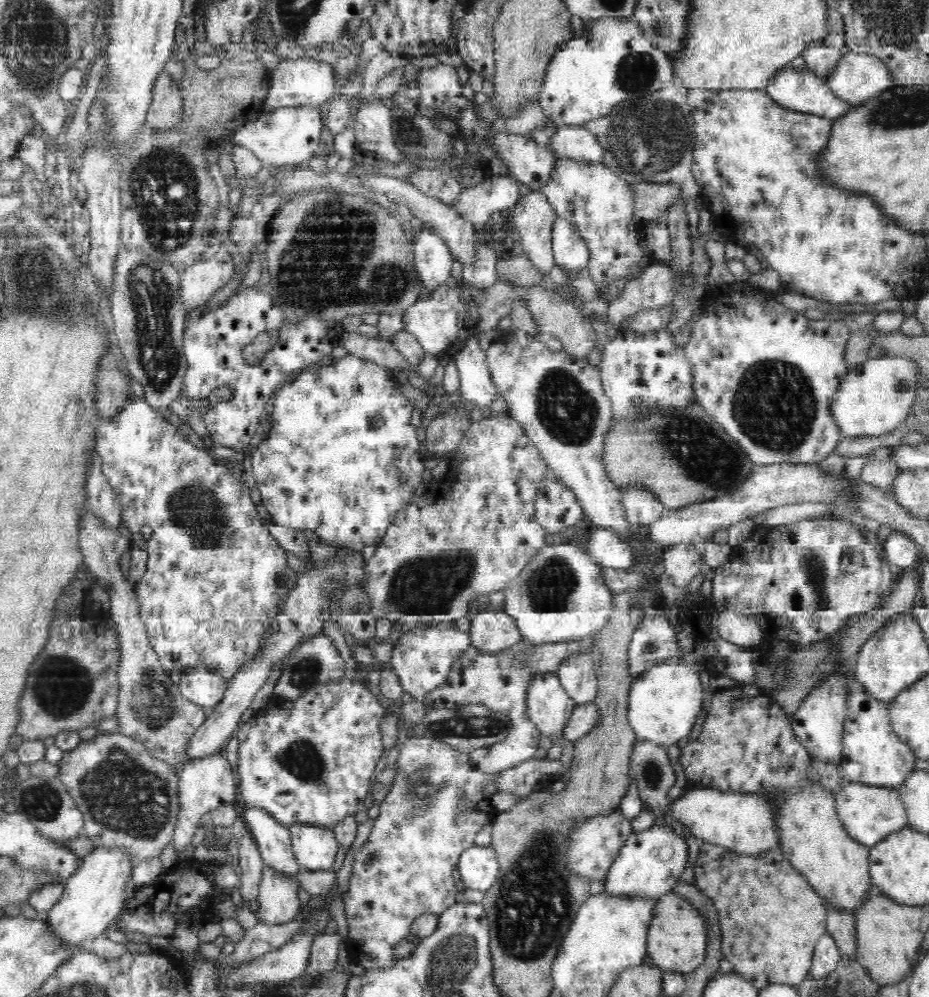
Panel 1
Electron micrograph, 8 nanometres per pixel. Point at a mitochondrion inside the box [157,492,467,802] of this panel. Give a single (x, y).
(302, 759)

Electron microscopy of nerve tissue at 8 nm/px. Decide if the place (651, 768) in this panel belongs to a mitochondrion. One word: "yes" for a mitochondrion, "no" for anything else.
yes

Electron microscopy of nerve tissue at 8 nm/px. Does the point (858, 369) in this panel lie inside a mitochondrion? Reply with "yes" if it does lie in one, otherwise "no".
no

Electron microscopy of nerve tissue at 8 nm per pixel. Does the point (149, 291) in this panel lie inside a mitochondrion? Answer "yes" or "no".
yes

